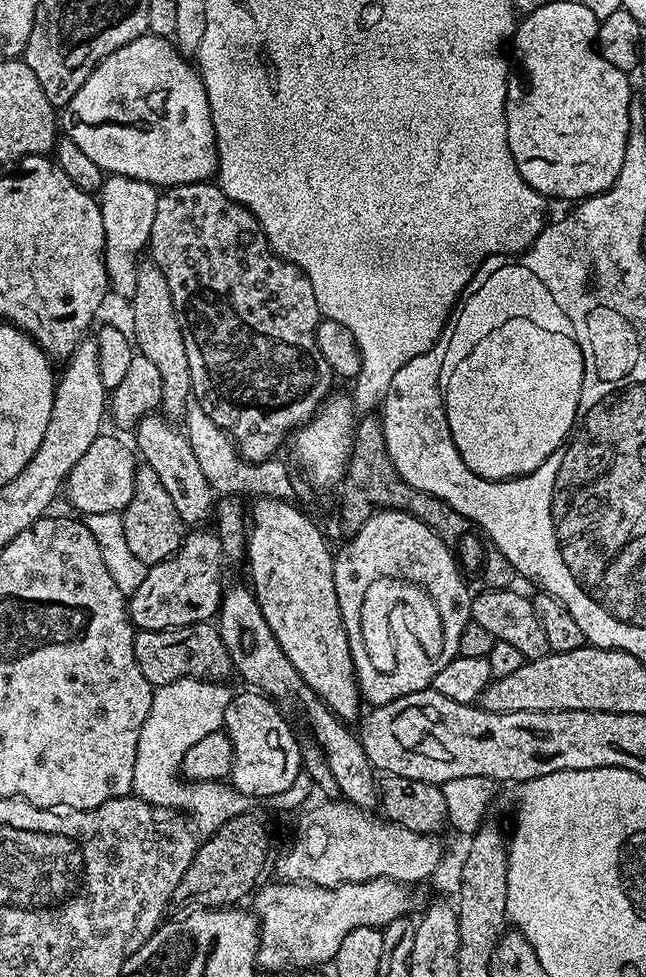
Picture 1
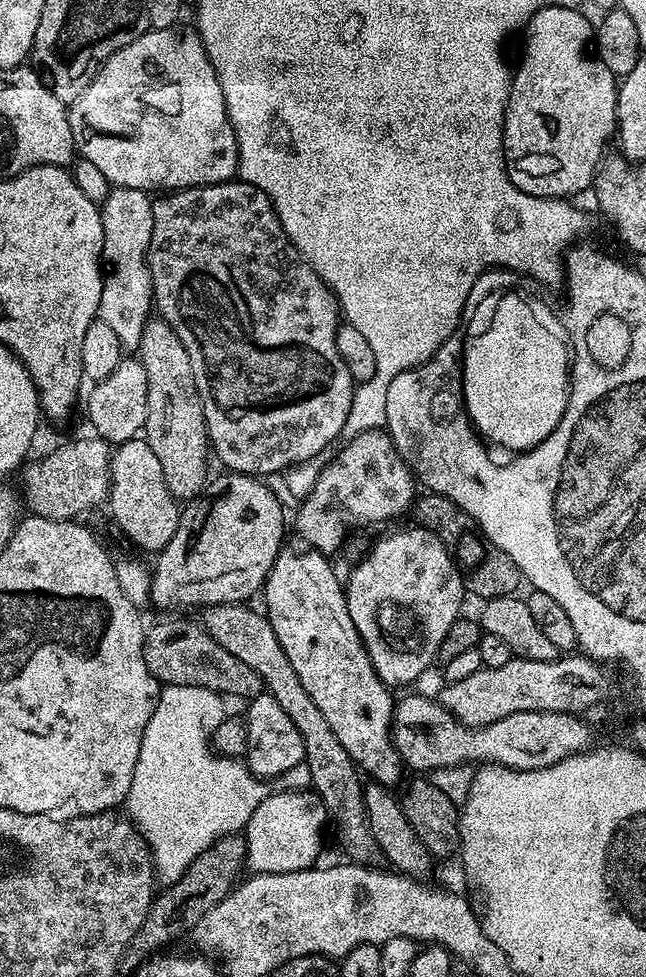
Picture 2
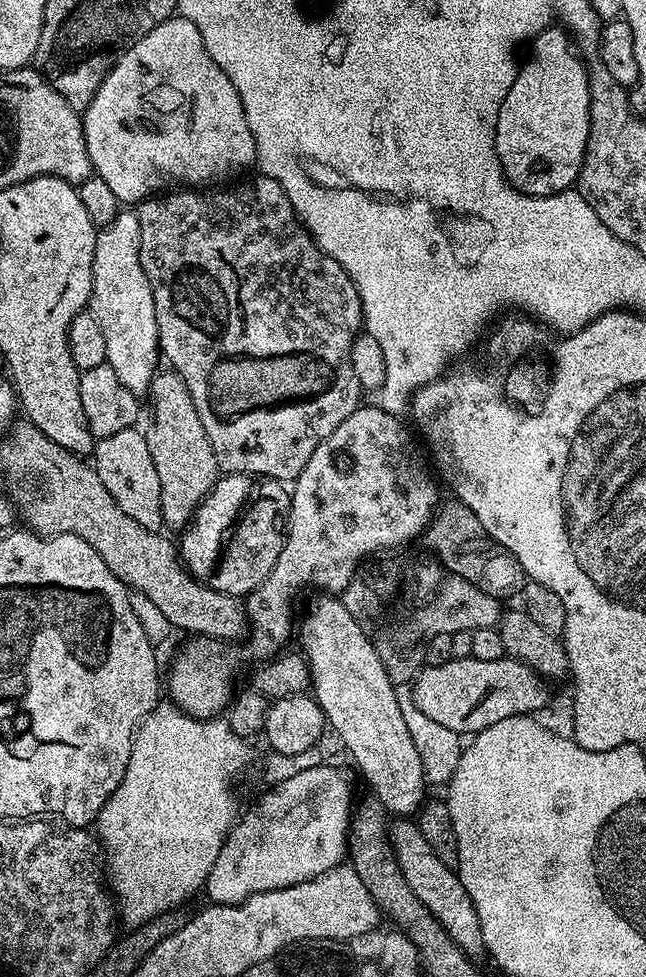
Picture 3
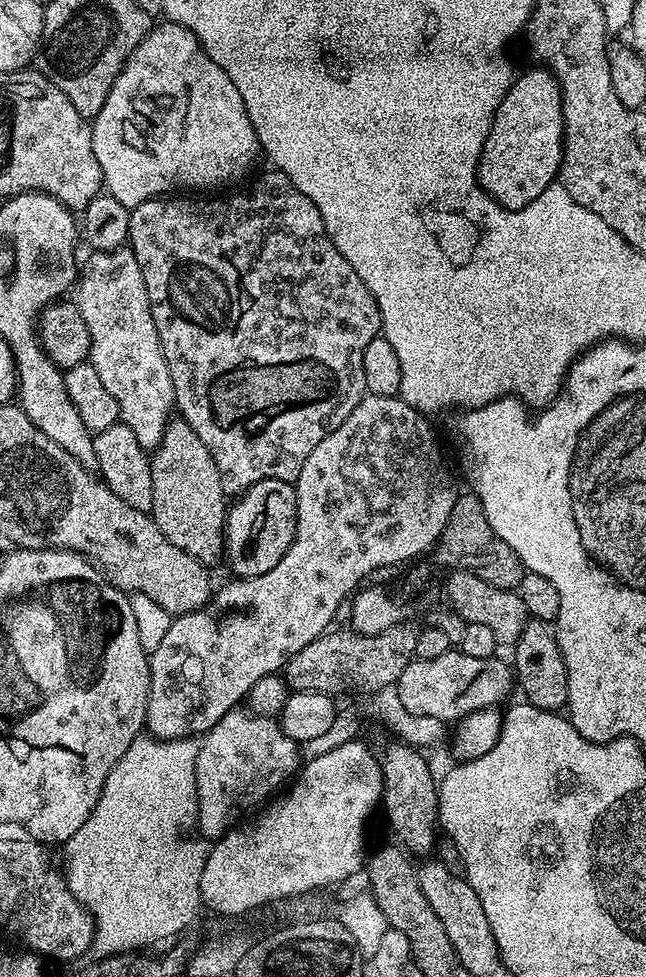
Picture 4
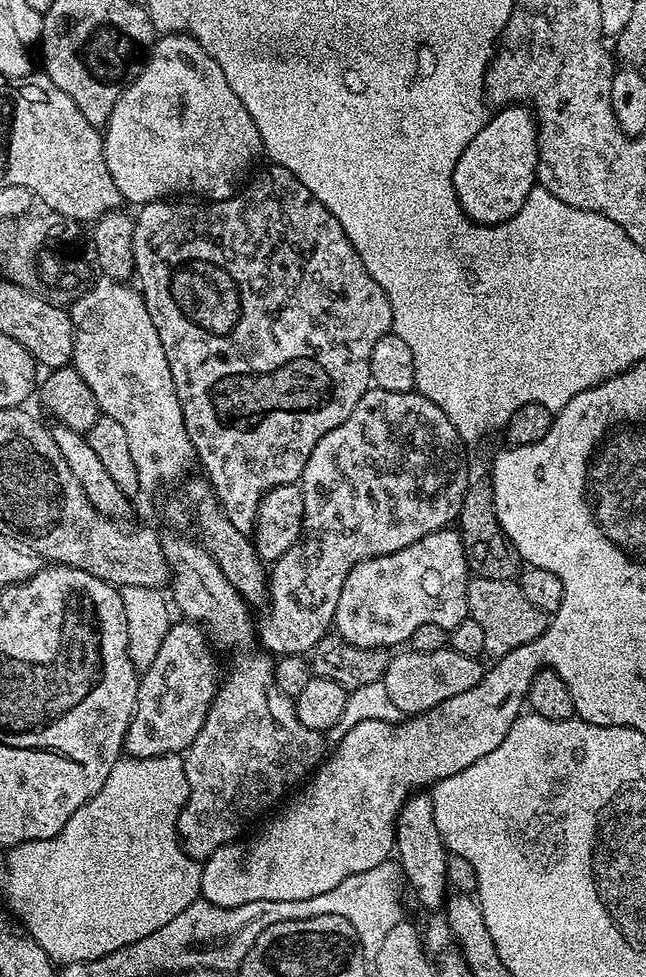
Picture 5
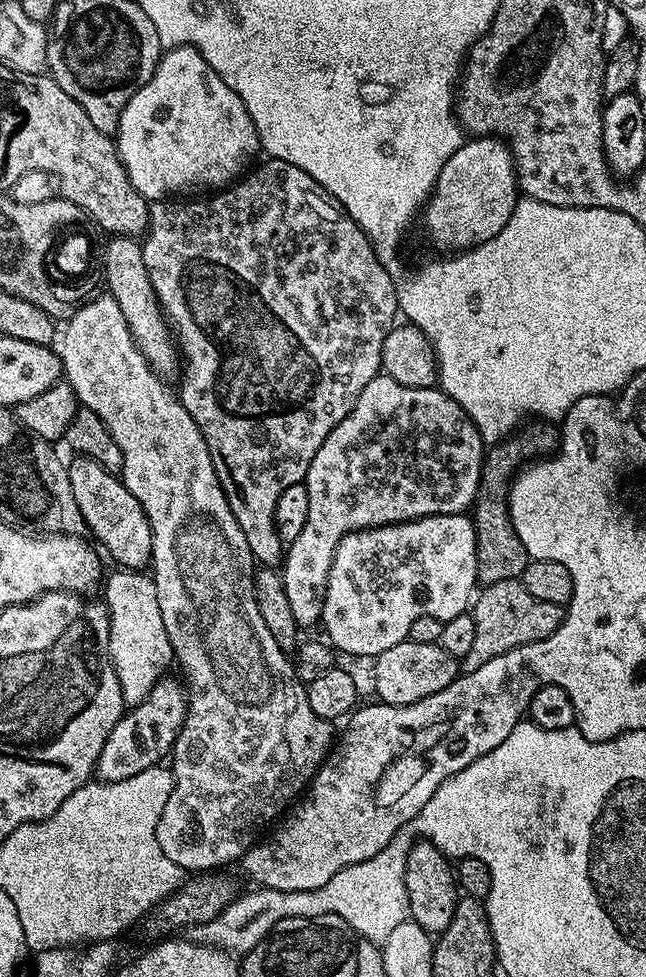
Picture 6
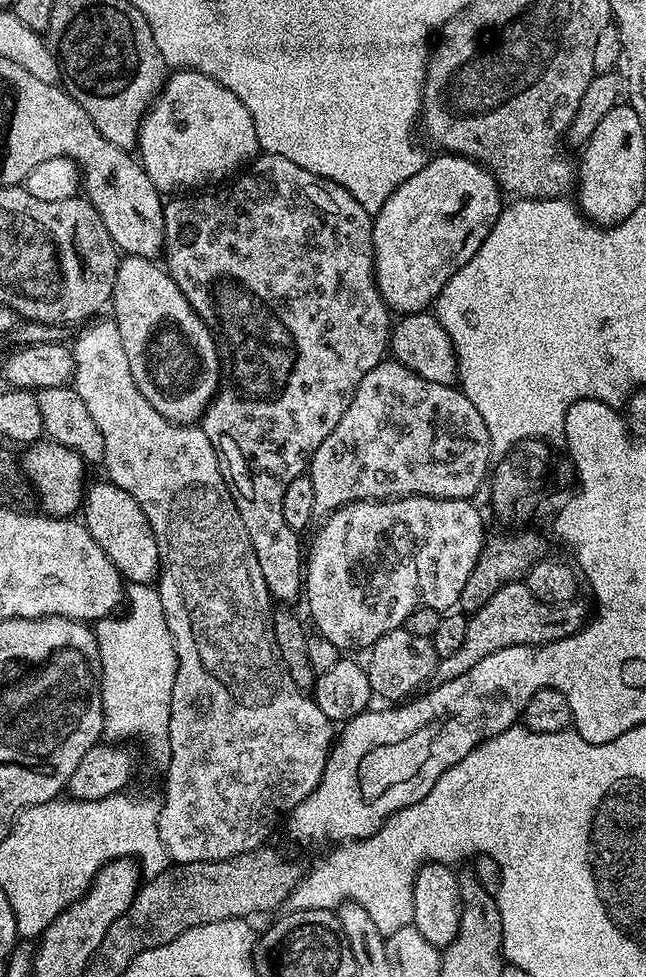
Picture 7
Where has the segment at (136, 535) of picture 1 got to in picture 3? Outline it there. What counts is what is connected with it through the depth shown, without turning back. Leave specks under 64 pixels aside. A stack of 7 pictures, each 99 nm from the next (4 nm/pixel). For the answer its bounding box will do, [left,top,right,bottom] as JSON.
[94,427,164,530]

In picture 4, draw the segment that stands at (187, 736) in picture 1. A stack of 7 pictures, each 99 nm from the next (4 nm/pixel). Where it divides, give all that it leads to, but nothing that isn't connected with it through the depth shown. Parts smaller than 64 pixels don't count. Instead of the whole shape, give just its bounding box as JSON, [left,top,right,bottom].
[62,734,208,959]

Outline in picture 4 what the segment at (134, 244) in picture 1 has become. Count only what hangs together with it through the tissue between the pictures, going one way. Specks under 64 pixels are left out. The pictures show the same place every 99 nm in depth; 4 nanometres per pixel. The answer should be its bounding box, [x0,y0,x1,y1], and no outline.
[74,247,176,450]

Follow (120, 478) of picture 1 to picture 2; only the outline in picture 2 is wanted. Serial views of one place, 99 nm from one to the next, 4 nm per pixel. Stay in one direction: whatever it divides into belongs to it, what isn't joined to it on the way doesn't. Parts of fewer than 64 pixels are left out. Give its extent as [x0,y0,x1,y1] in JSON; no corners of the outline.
[22,434,112,520]

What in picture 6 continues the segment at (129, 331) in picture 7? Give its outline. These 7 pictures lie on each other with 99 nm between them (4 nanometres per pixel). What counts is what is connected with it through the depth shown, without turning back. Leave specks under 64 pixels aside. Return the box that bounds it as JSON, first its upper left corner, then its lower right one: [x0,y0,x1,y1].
[102,235,182,378]

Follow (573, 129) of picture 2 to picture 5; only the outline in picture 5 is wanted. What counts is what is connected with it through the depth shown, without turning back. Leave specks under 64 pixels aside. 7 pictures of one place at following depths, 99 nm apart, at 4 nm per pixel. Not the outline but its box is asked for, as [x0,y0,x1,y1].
[454,106,540,224]

